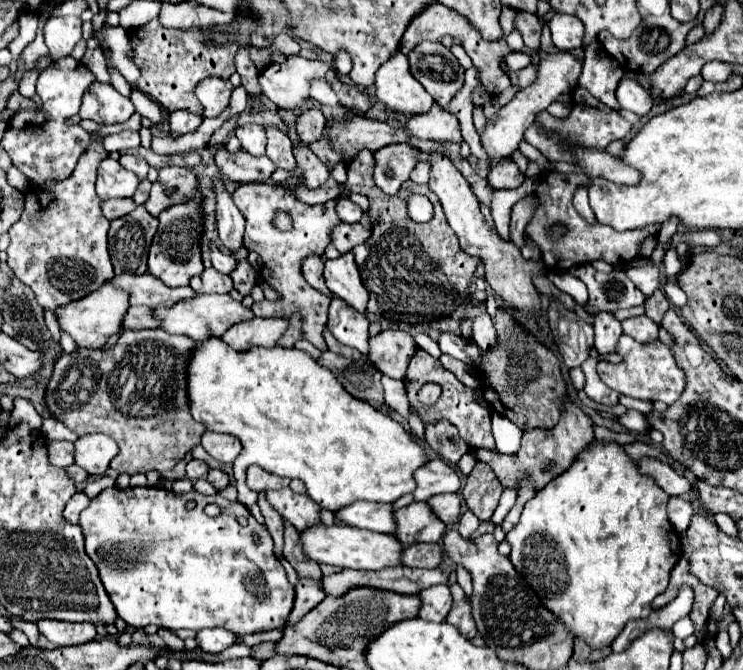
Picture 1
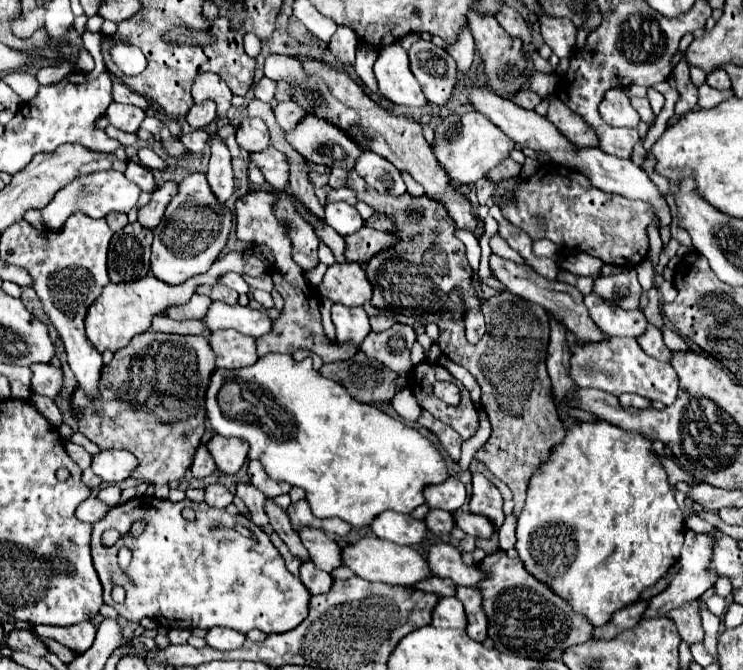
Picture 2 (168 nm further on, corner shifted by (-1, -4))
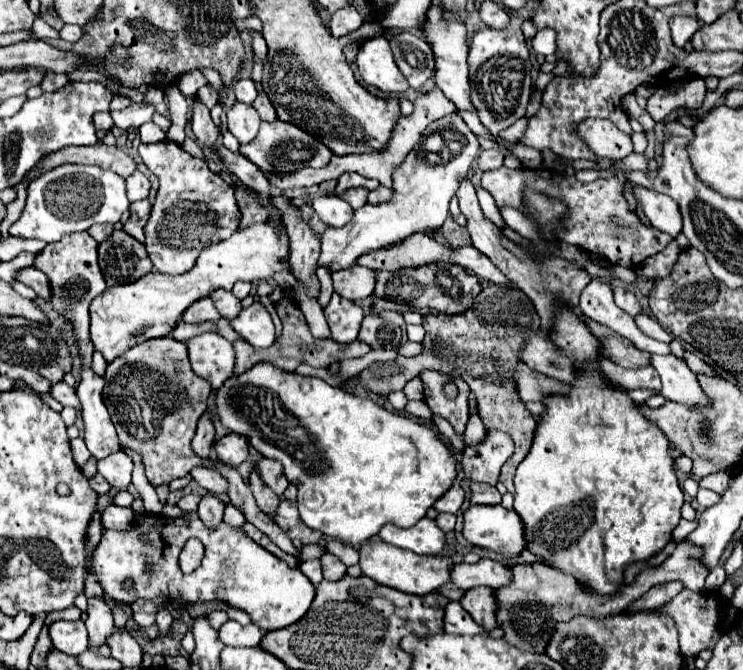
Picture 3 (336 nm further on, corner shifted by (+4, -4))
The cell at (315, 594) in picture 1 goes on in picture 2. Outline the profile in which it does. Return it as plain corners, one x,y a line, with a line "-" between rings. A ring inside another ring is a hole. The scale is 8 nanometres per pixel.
305,561
301,565
301,581
311,591
311,595
319,595
319,593
329,591
331,583
333,583
331,575
321,571
321,569
317,569
313,561

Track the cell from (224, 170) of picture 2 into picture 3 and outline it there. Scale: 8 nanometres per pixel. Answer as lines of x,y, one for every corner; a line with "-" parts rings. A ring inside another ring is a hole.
194,101
194,109
192,109
192,131
196,135
196,141
202,145
208,145
210,149
216,149
218,139
220,139
220,129
218,125
212,121
210,117
210,109
202,107
198,101

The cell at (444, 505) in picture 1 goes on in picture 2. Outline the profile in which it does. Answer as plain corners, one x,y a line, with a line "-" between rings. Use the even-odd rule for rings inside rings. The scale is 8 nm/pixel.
471,511
459,513
459,515
455,517
455,523
457,523
457,527
461,527
467,535
481,537
481,539
491,539
491,535
497,531
495,525
491,523
491,519
487,519
485,515
475,515
475,513
471,513

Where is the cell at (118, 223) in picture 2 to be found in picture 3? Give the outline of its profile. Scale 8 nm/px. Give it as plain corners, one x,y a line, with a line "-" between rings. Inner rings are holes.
104,223
104,225
94,225
94,227
90,227
88,229
88,233
98,241
98,243
102,243
102,241
106,241
110,235
112,235
112,231
114,231
114,225
110,225
110,223

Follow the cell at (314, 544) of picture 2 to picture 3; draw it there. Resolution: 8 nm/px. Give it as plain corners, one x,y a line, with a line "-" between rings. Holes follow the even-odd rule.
328,551
320,557
320,563
322,563
324,579
328,579
328,581
338,581
346,573
346,565
336,555
332,555

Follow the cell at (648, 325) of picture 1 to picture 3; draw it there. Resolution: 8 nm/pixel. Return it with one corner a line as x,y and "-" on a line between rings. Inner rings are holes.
650,355
652,365
658,369
662,379
662,395
670,401
684,405
706,405
708,399
702,393
696,375
676,355

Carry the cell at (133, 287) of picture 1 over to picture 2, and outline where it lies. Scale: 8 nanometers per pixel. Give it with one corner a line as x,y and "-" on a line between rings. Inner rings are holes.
193,295
189,303
185,305
177,305
171,307
171,311
167,313
171,319
175,321
185,321
185,319
203,319
203,315
207,315
207,309
211,305
211,299
203,297
203,295

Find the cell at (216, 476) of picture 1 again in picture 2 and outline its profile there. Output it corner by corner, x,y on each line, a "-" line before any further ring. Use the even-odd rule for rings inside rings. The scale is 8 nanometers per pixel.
207,485
205,487
205,501
207,505
211,507
217,507
217,509
225,509
227,505
233,503
233,493
229,493
229,489
225,485

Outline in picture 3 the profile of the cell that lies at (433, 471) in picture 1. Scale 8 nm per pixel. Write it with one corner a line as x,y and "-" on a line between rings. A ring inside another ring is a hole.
452,485
432,507
438,511
438,513
456,513
460,509
464,501
464,489
460,485

